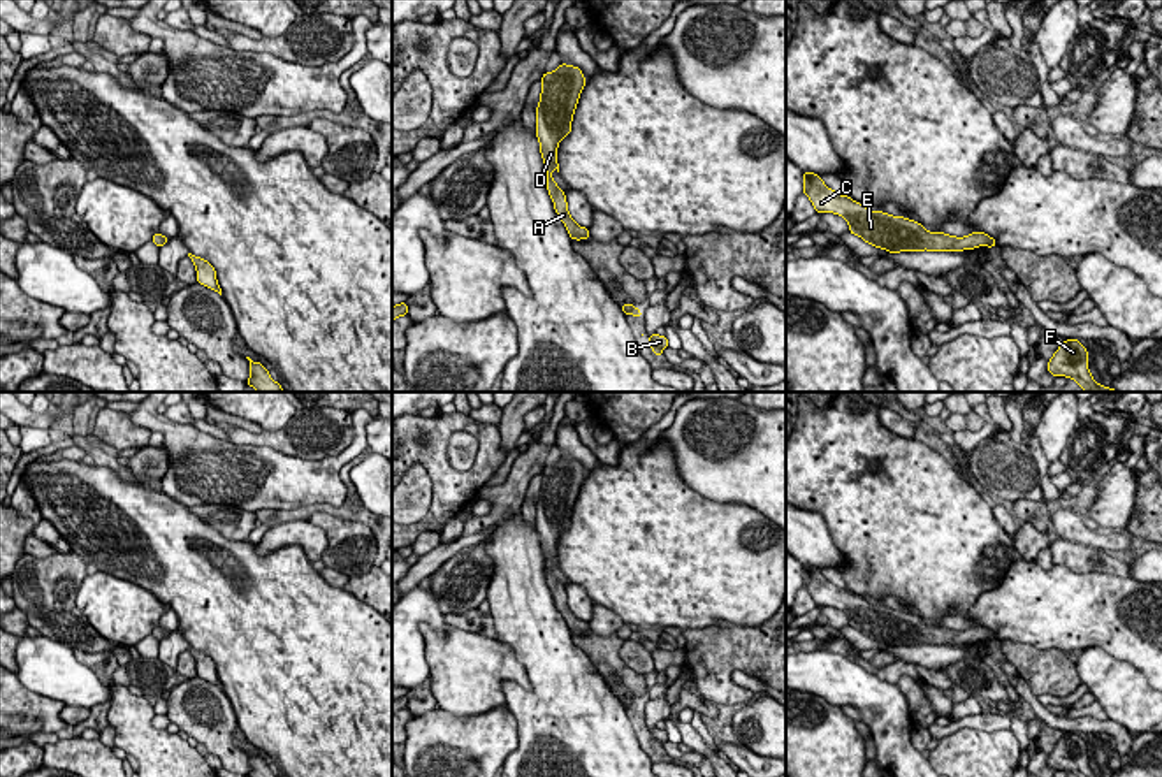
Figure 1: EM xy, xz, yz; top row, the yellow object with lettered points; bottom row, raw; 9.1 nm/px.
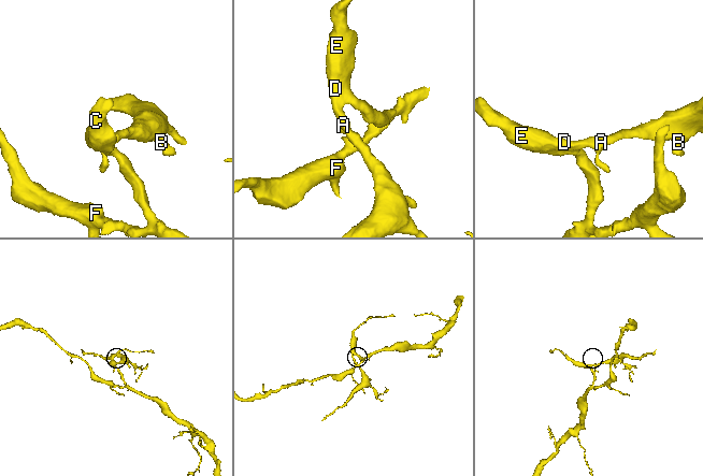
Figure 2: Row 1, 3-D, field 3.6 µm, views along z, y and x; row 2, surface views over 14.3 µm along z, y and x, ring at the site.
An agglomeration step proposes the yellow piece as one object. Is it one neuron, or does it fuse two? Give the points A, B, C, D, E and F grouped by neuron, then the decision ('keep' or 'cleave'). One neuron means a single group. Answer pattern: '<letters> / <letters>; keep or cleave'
A B C D E F; keep

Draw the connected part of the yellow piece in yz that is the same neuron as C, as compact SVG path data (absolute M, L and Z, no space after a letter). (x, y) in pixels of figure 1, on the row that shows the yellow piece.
M803 172L803 193L817 213L835 213L842 216L851 234L890 253L923 250L963 251L979 246L997 246L995 239L984 232L956 237L944 232L928 232L921 223L904 216L870 211L851 197L828 188L821 176L814 172Z

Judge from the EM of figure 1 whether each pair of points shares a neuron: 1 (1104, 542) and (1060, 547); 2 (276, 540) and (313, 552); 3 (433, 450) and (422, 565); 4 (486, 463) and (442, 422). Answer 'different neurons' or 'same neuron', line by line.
1: different neurons
2: same neuron
3: different neurons
4: same neuron

